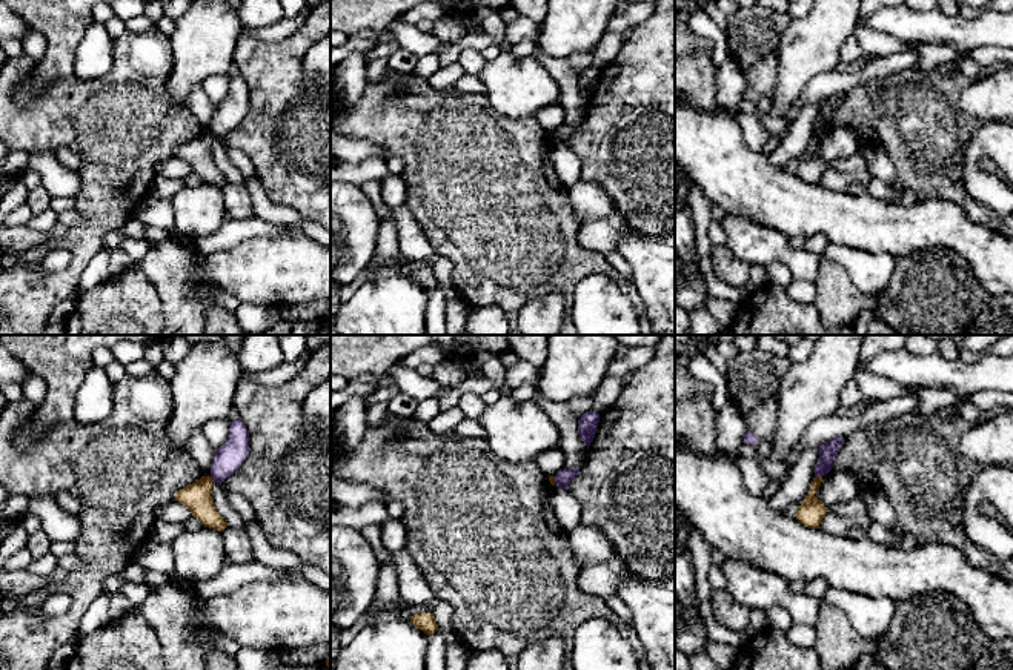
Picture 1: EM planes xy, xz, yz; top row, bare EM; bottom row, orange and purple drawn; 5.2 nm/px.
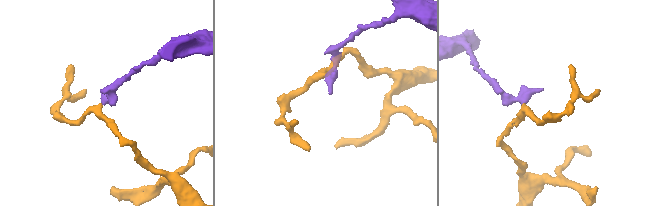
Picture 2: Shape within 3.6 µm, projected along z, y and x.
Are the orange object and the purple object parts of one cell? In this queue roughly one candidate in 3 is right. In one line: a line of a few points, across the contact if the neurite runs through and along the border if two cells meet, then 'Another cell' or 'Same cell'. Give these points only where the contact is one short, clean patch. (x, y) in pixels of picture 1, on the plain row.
Line: yz (821, 131), (815, 134). Another cell

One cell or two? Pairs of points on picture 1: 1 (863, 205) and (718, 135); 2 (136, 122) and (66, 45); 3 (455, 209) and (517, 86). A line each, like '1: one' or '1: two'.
1: one
2: two
3: two

